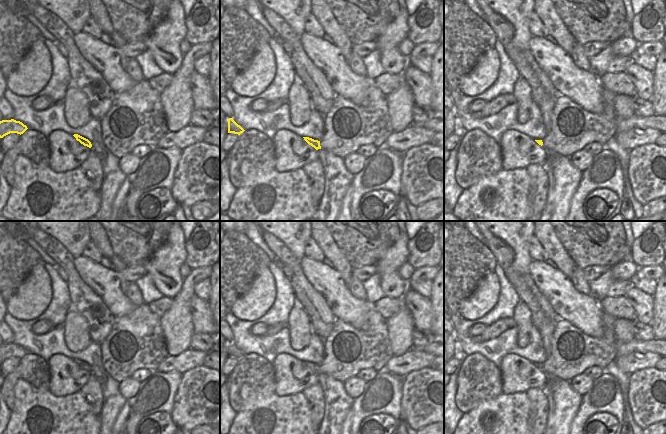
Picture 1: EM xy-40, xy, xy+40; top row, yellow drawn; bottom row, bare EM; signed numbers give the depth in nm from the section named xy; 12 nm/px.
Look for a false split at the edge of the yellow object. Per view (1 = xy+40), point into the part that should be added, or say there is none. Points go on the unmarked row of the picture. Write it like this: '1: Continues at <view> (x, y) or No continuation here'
1: Continues at xy+40 (572, 352).

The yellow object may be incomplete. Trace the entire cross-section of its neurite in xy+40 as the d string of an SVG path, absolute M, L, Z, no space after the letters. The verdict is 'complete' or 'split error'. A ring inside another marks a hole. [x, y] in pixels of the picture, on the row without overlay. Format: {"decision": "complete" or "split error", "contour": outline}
{"decision": "split error", "contour": "M559 318L546 361L535 365L548 376L570 381L592 366L605 369L617 356L612 328L604 337L594 338Z"}

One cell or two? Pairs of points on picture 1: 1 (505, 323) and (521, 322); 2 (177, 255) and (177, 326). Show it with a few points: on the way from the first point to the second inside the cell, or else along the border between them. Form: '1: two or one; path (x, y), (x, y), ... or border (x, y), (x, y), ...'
1: two; border (512, 317), (516, 326)
2: two; border (183, 280), (183, 286), (173, 299)

